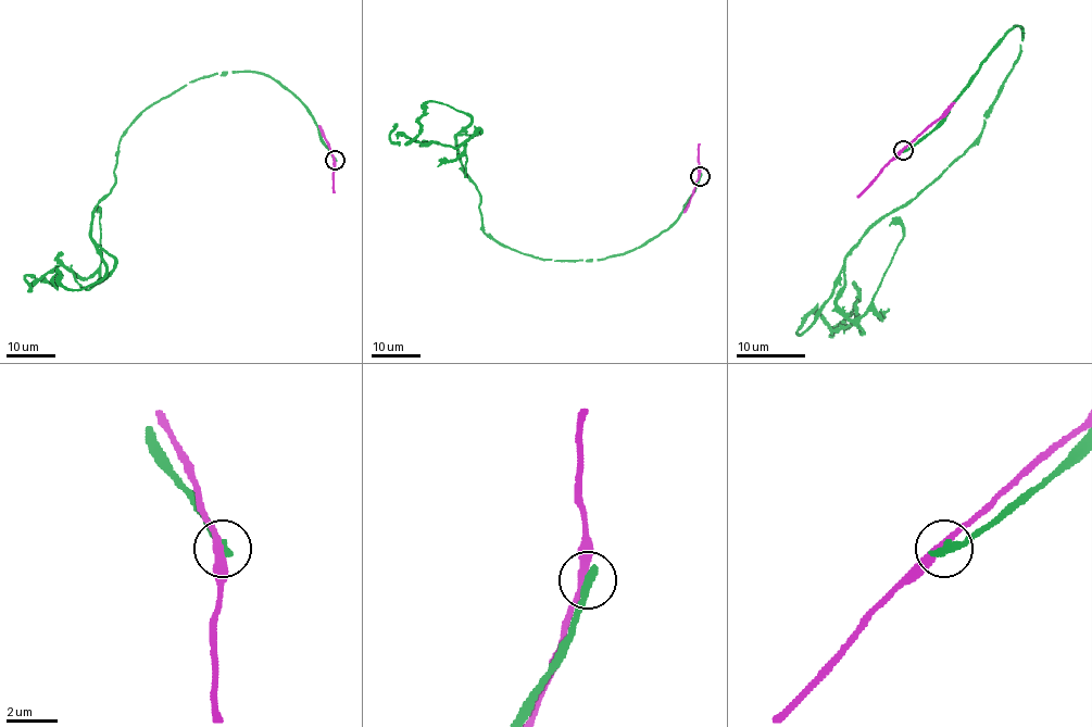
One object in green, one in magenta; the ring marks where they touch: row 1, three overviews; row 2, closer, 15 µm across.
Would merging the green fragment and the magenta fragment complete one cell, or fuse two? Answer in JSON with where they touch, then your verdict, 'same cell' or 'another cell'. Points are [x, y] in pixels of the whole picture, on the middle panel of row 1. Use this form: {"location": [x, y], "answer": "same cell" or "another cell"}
{"location": [700, 176], "answer": "another cell"}

